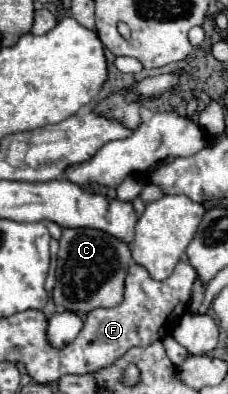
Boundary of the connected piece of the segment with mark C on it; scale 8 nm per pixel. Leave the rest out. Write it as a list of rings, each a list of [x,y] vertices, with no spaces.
[[[64,228],[58,250],[54,304],[58,312],[76,312],[80,316],[96,308],[114,308],[124,300],[124,278],[130,268],[130,248],[118,238],[92,228]]]

